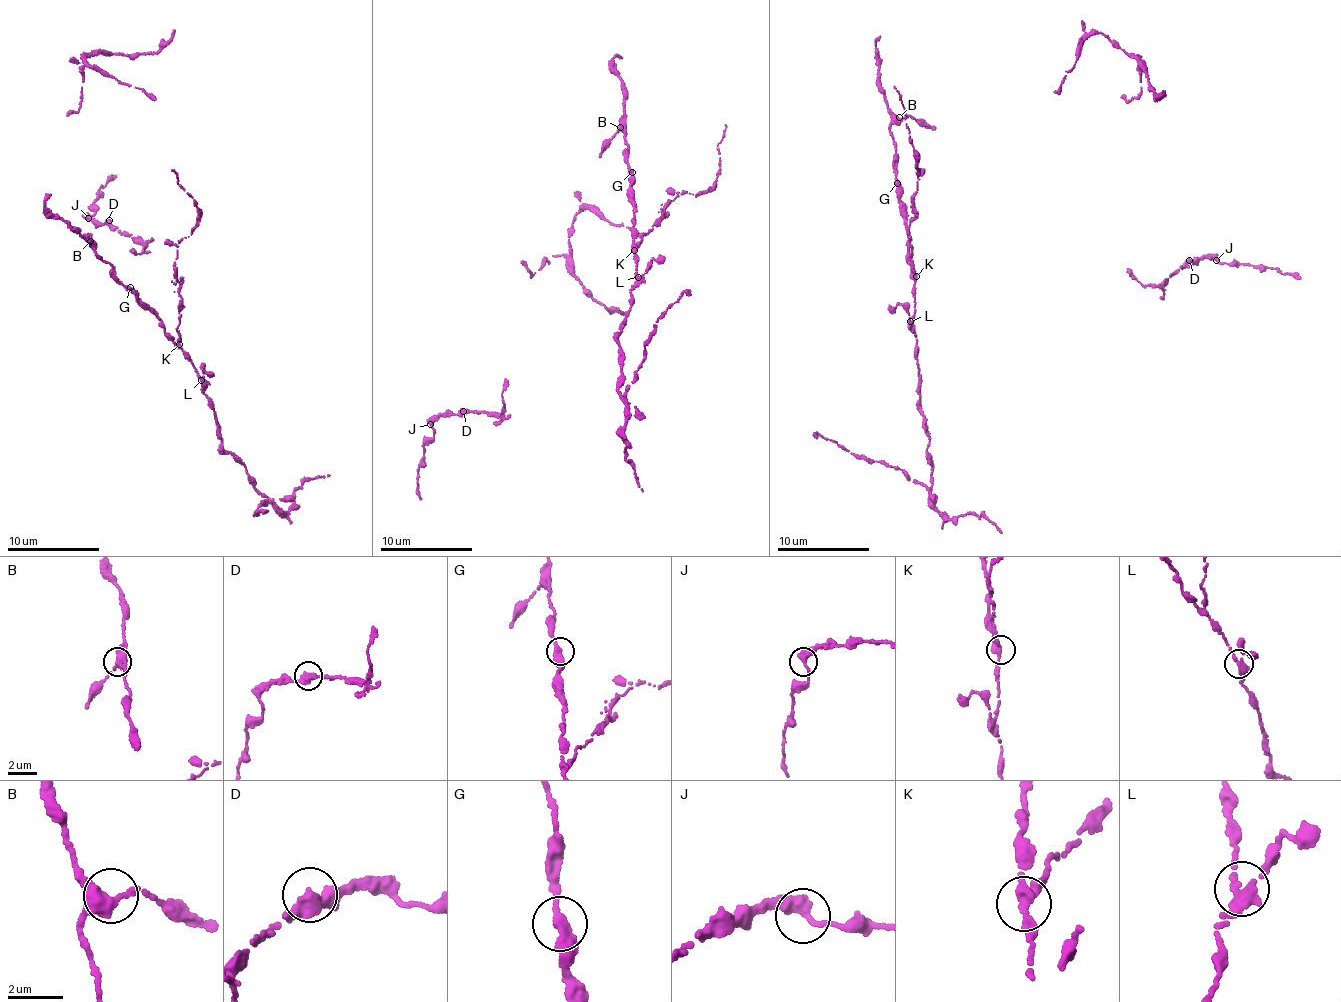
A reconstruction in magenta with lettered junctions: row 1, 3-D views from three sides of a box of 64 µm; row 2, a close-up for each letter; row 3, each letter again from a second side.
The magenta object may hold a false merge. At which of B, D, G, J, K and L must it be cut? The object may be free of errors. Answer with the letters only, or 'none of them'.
K

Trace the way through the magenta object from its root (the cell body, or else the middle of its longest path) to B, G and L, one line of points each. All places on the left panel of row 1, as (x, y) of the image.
B: (180, 303), (176, 340), (164, 333), (162, 321), (136, 290), (118, 281), (114, 266), (102, 261), (90, 241)
G: (180, 303), (176, 340), (164, 333), (157, 313), (142, 302), (139, 293), (130, 287)
L: (180, 303), (181, 318), (176, 330), (179, 332), (180, 348), (201, 380)

